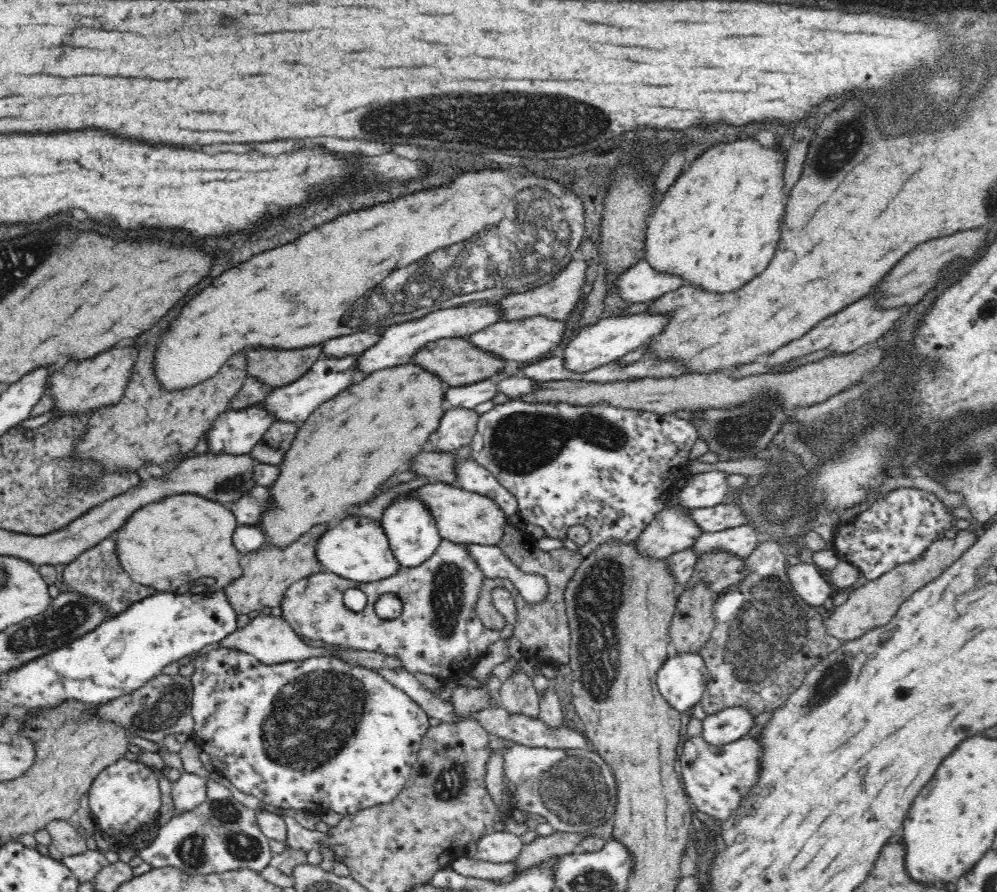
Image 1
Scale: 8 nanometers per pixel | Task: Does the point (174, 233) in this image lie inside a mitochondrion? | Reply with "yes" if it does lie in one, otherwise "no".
no

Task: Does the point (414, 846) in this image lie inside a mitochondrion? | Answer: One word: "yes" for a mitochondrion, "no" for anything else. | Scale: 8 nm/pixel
no

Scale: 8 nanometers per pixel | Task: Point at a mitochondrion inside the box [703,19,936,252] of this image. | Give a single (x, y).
(828, 160)

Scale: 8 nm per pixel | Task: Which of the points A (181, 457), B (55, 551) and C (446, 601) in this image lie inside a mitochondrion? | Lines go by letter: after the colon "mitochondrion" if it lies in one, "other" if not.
A: other
B: other
C: mitochondrion

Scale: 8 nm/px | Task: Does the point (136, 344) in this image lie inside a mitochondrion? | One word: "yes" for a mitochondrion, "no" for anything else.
no

